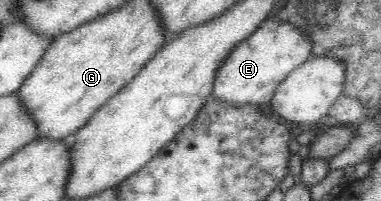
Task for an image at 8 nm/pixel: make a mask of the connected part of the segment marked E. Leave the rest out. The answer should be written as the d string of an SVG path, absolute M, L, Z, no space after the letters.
M275 17L264 20L249 37L233 45L229 56L218 67L213 77L213 87L209 97L223 100L235 108L243 106L258 106L269 103L273 91L293 69L308 61L311 56L311 40L295 25L287 21L279 21Z

